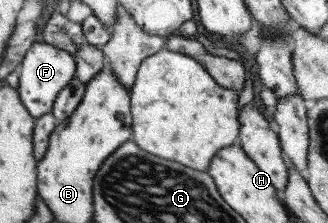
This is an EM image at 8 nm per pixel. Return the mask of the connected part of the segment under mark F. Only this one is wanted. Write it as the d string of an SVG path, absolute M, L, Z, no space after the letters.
M33 42L22 56L18 69L19 78L16 90L19 94L19 100L21 100L21 104L29 116L36 119L47 114L47 112L51 112L57 92L63 86L67 86L75 74L75 63L73 56L67 54L65 50L59 50L59 48L45 44L45 42Z

